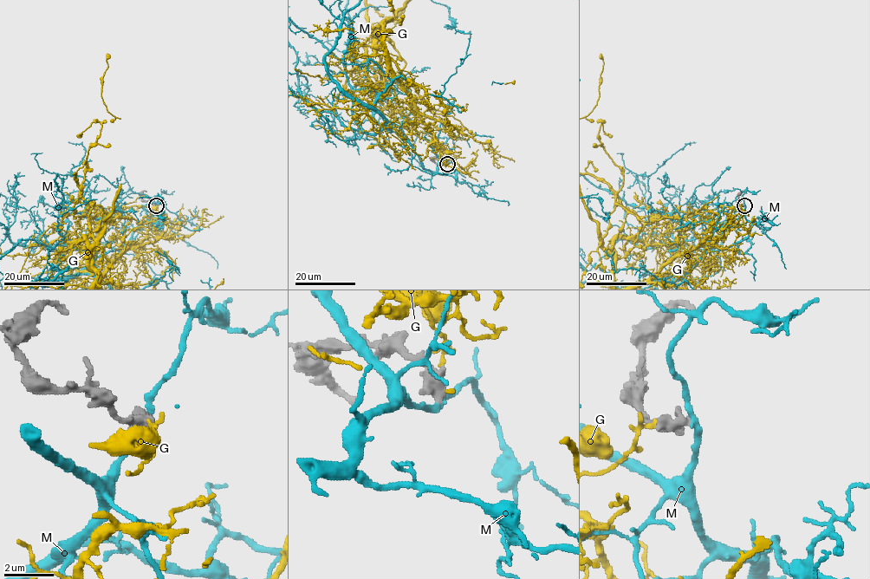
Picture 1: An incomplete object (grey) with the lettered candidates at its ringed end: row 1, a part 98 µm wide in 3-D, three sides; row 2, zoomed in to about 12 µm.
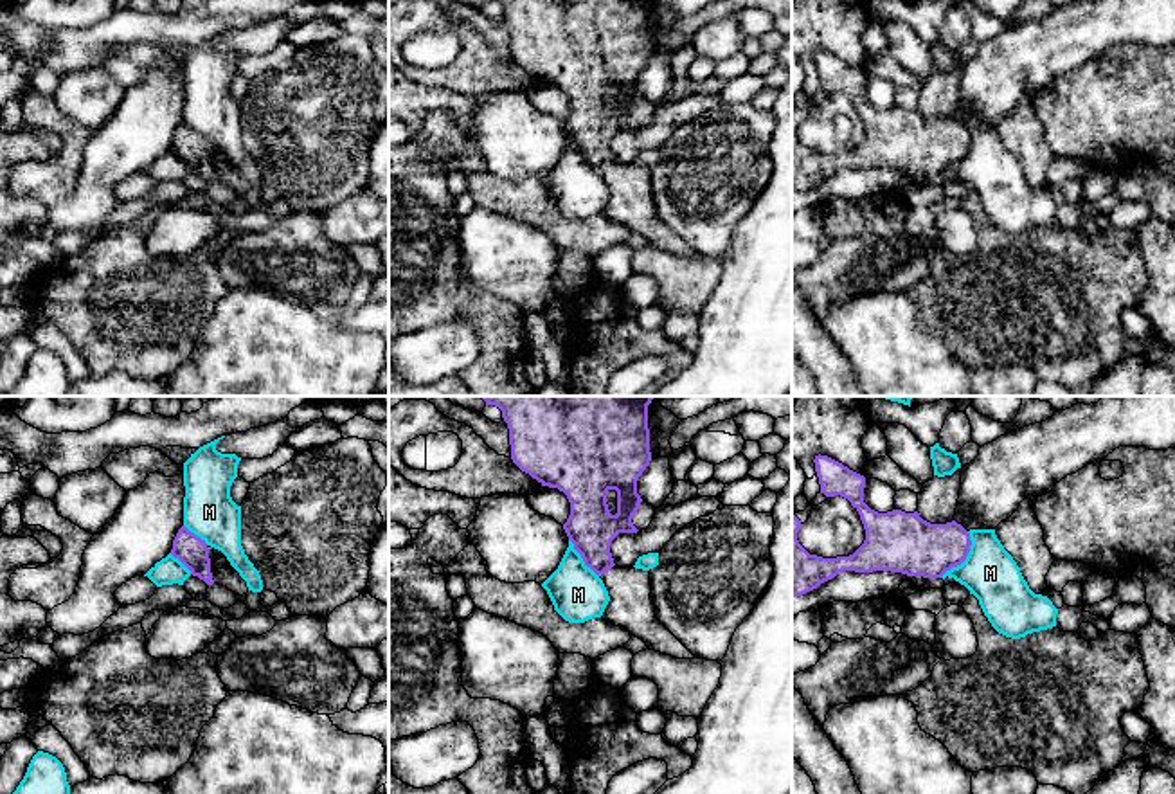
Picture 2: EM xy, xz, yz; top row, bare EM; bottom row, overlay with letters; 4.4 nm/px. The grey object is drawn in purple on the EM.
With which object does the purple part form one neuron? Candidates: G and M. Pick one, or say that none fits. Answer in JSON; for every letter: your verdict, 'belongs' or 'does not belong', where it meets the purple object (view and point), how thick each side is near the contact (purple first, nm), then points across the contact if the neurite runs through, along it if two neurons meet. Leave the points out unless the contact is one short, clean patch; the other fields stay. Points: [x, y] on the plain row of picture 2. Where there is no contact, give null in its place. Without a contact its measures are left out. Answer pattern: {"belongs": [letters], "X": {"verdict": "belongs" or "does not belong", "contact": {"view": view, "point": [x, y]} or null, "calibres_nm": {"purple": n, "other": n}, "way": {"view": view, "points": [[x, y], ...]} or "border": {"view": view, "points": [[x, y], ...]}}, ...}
{"belongs": [], "G": {"verdict": "does not belong", "contact": null}, "M": {"verdict": "does not belong", "contact": {"view": "yz", "point": [965, 155]}, "calibres_nm": {"purple": 260, "other": 240}, "border": {"view": "yz", "points": [[968, 128], [968, 152], [940, 173]]}}}

